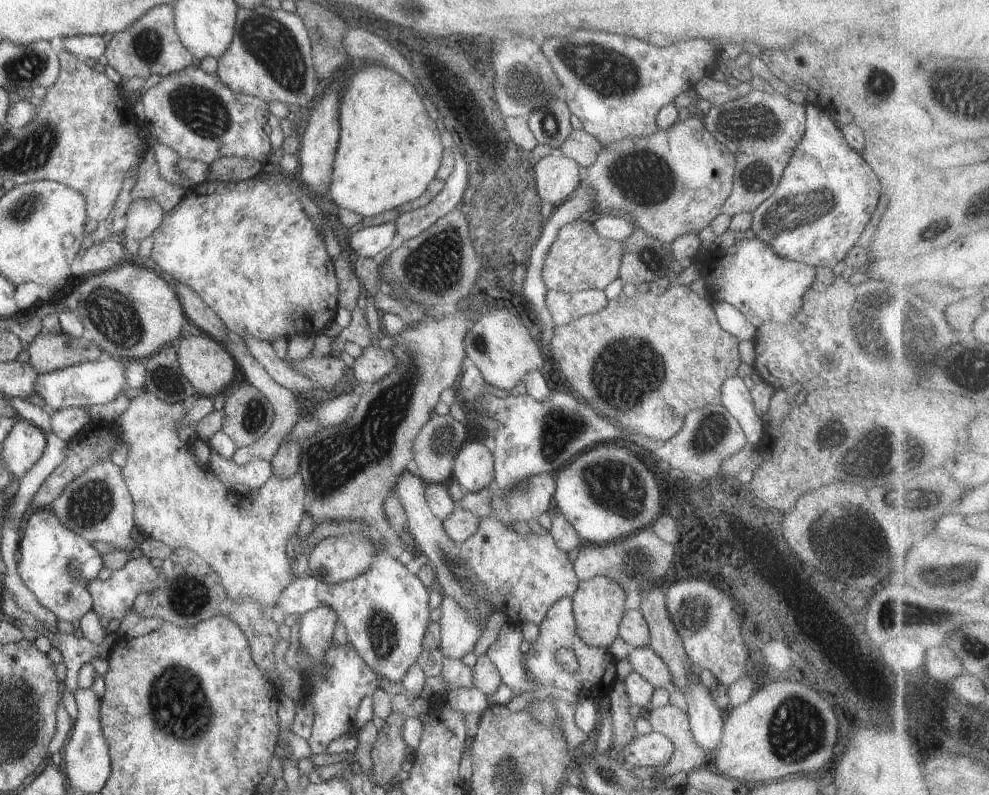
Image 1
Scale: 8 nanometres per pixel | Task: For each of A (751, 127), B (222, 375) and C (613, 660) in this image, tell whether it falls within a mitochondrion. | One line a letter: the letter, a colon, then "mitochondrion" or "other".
A: mitochondrion
B: other
C: other

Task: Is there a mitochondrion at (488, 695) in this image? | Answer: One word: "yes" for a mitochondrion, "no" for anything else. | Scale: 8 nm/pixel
no

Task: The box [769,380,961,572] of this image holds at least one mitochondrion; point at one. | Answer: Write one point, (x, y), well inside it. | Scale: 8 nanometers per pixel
(881, 453)

